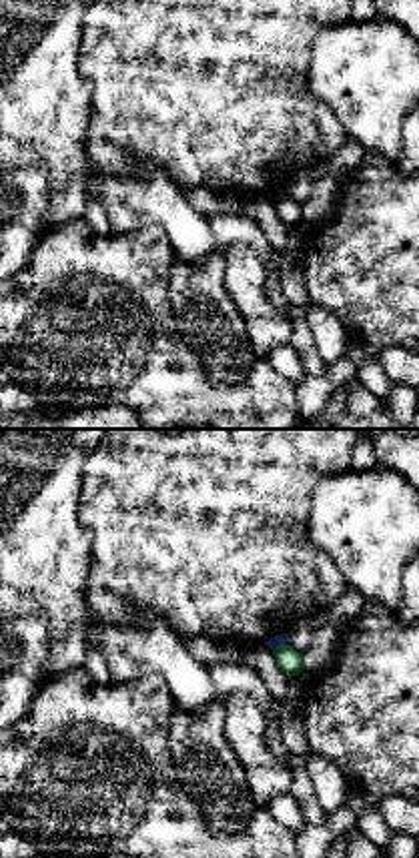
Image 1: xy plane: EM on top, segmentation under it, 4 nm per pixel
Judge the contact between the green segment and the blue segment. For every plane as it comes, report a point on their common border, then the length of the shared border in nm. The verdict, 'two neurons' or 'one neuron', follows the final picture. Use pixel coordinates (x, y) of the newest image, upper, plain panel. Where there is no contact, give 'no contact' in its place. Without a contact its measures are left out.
contact (279, 197); length 70 nm

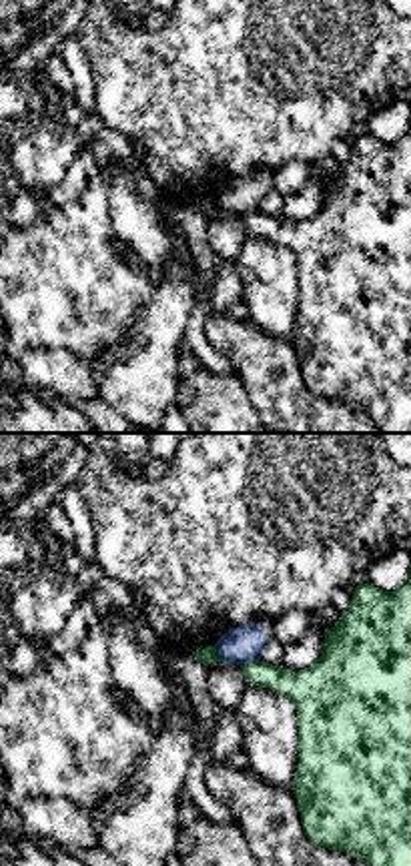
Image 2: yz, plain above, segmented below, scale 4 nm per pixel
contact (249, 213); length 90 nm

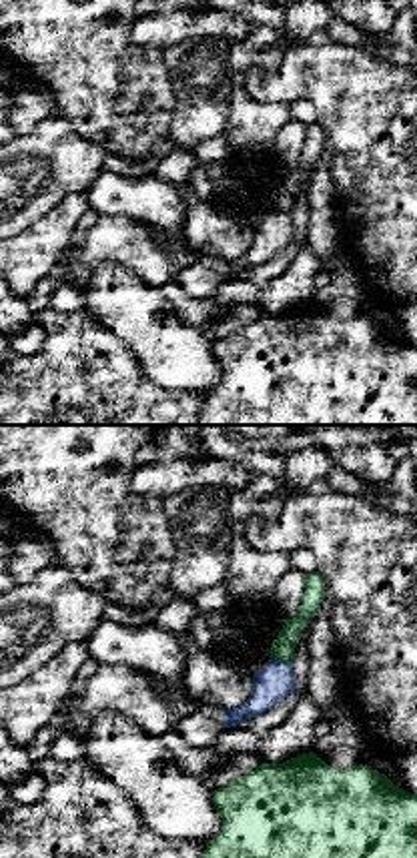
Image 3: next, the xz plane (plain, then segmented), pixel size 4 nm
contact (281, 211); length 80 nm

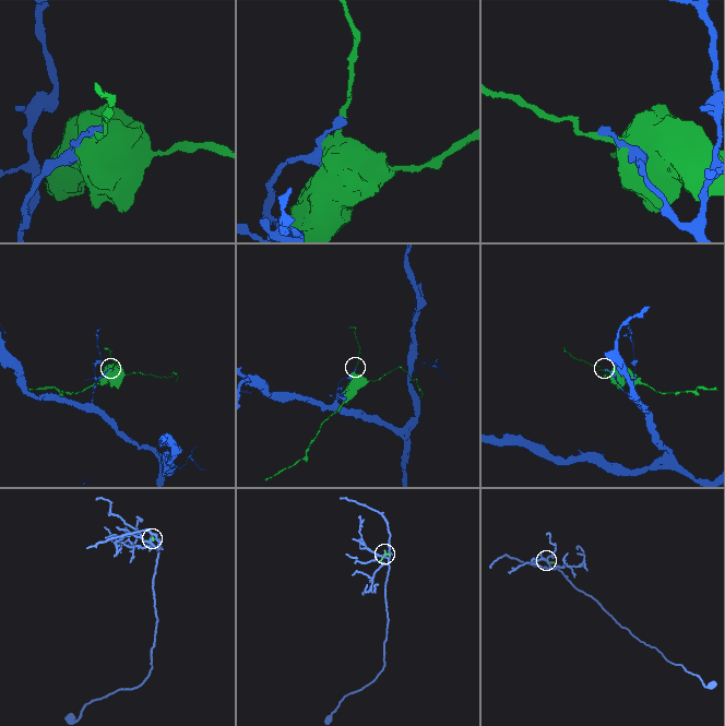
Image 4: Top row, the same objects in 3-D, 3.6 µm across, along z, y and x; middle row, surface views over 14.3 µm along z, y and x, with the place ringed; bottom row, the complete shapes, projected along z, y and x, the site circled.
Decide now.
two neurons

